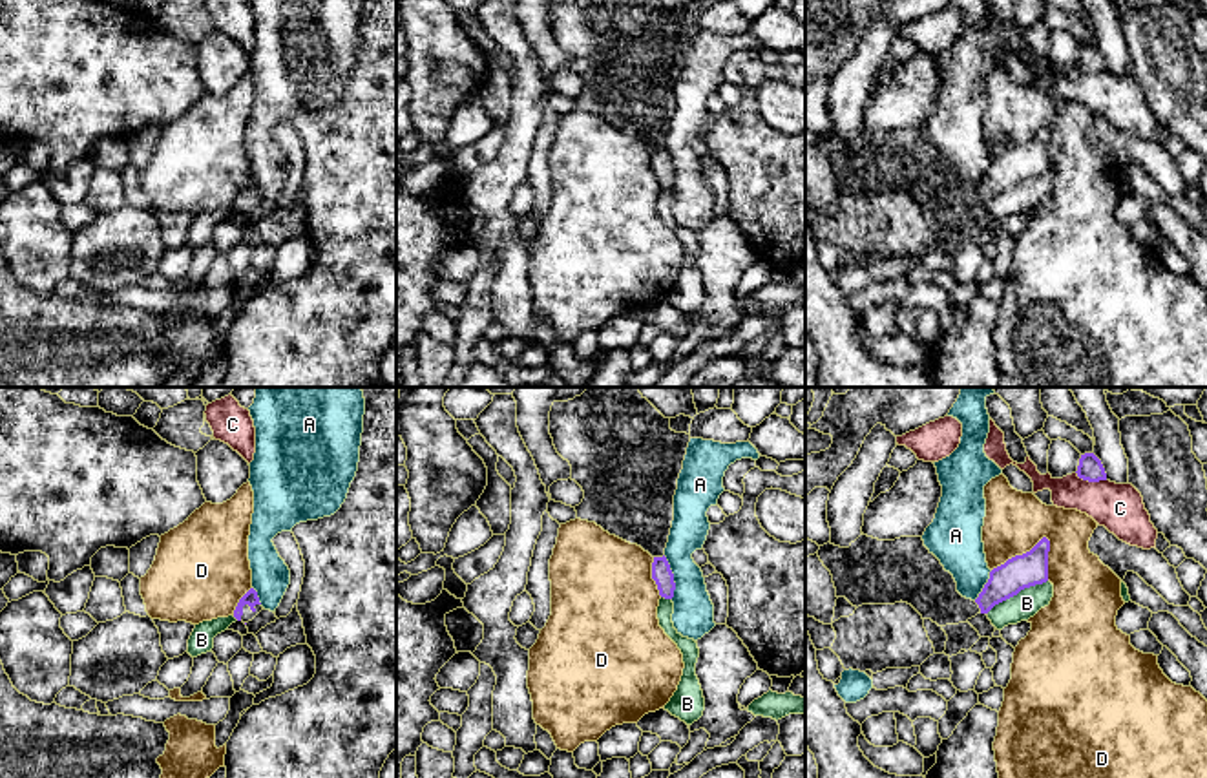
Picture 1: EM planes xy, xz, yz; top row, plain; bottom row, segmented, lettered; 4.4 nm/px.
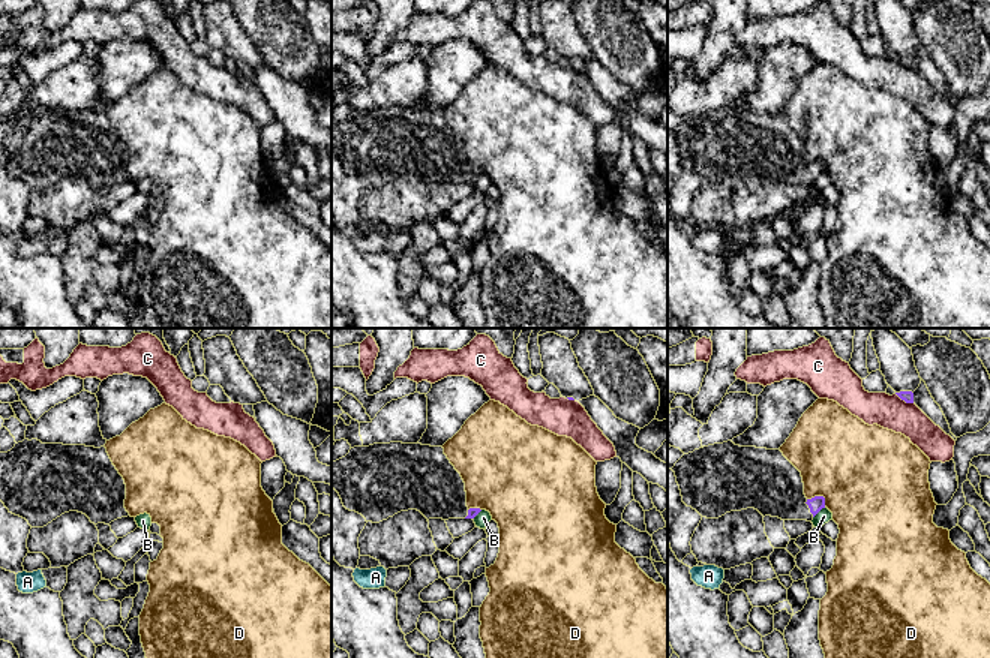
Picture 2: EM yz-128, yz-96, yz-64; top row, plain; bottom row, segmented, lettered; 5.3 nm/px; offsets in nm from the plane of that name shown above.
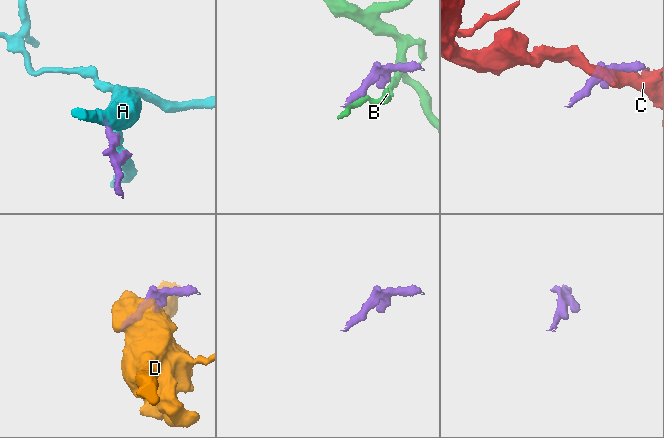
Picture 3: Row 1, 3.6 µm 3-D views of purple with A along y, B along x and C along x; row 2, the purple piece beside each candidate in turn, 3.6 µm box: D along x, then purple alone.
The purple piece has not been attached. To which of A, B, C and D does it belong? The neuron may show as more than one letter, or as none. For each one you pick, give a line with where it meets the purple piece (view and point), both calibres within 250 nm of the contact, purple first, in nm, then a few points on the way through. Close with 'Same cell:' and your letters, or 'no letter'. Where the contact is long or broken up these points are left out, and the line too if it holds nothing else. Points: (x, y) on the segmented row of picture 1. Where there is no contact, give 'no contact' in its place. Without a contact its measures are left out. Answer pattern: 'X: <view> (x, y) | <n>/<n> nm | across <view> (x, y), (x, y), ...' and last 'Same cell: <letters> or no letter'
Same cell: no letter

